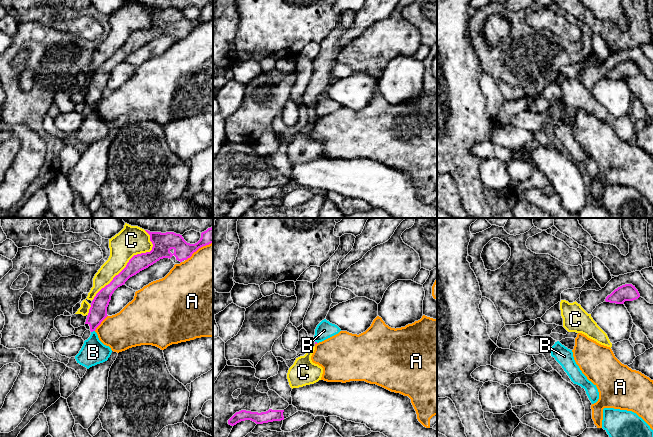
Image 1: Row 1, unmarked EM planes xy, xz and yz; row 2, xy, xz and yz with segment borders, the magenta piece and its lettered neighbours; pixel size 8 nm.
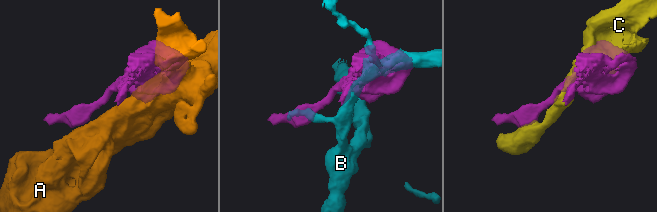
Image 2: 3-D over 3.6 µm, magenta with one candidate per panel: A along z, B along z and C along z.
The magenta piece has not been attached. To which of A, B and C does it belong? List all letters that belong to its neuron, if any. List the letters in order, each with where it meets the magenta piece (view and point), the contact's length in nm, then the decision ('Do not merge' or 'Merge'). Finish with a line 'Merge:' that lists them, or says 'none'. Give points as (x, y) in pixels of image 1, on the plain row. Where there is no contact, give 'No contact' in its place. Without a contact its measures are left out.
A: Touches magenta at xy (100, 99). Shared border 170 nm. Do not merge
B: Touches magenta at xy (92, 107). Shared border 40 nm. Do not merge
C: Touches magenta at xy (129, 36). Shared border 700 nm. Do not merge
Merge: none

